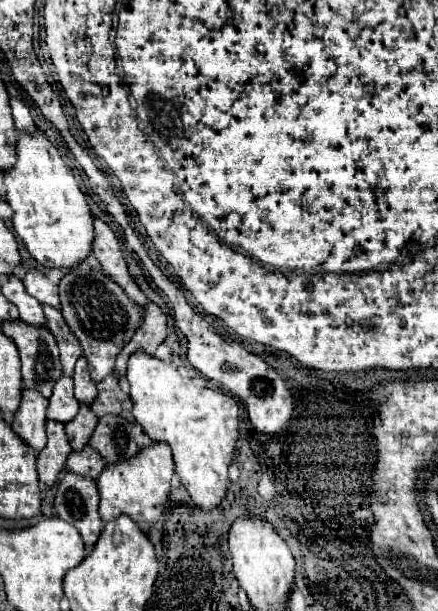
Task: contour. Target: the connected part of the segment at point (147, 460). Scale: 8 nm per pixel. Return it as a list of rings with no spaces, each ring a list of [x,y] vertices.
[[[151,442],[143,450],[139,450],[131,460],[121,460],[115,464],[107,464],[99,474],[97,488],[101,496],[99,514],[103,520],[113,520],[119,514],[129,514],[137,524],[145,526],[147,530],[155,524],[167,504],[169,496],[169,482],[173,476],[173,458],[171,448],[165,442]]]

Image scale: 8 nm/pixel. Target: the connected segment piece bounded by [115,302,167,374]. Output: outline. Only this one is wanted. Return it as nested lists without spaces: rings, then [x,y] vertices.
[[[147,302],[145,304],[145,312],[143,312],[143,322],[137,328],[135,336],[123,346],[121,354],[117,356],[117,364],[115,364],[115,374],[125,374],[127,368],[127,360],[135,350],[145,350],[149,354],[155,354],[157,346],[167,338],[167,328],[165,328],[165,314],[161,312],[161,308],[155,302]]]

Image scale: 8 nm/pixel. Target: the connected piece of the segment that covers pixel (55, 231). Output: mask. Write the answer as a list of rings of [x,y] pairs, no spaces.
[[[15,130],[15,134],[17,162],[3,172],[3,184],[7,188],[5,200],[13,208],[13,230],[39,264],[73,268],[87,256],[93,242],[93,214],[85,194],[79,190],[73,172],[45,132],[37,130],[31,134]]]

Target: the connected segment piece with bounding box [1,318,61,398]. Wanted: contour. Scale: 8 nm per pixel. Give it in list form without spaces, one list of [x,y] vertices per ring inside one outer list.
[[[7,320],[1,324],[3,332],[17,344],[19,354],[21,354],[21,374],[23,374],[23,386],[27,388],[35,388],[37,392],[41,392],[45,398],[51,396],[51,388],[55,384],[55,380],[61,376],[61,362],[59,362],[59,348],[57,348],[57,340],[51,334],[51,330],[47,330],[45,326],[35,326],[35,324],[27,324],[25,320]]]

